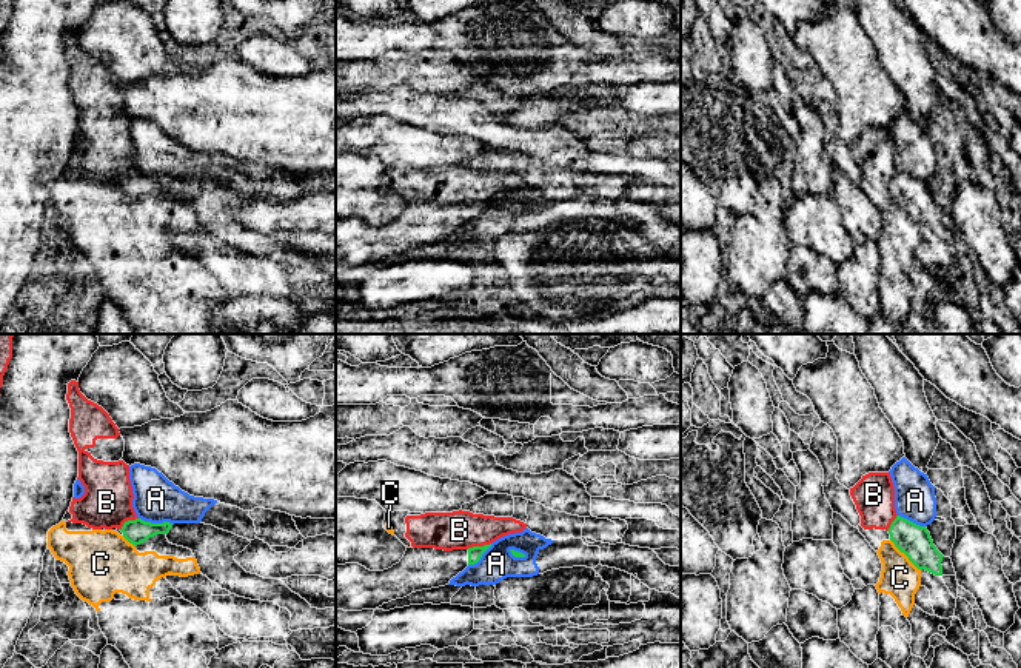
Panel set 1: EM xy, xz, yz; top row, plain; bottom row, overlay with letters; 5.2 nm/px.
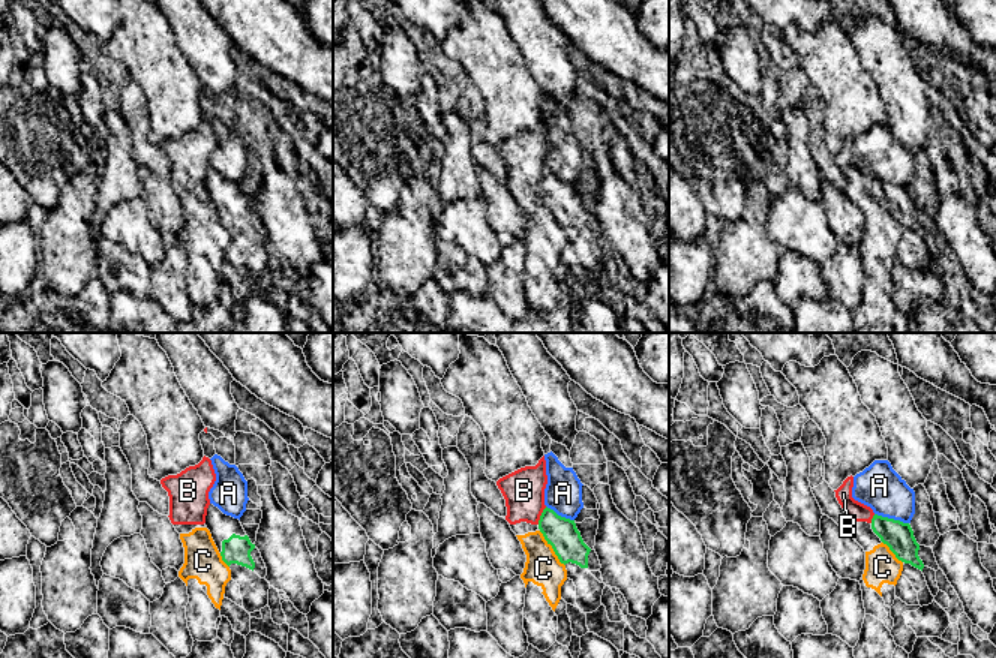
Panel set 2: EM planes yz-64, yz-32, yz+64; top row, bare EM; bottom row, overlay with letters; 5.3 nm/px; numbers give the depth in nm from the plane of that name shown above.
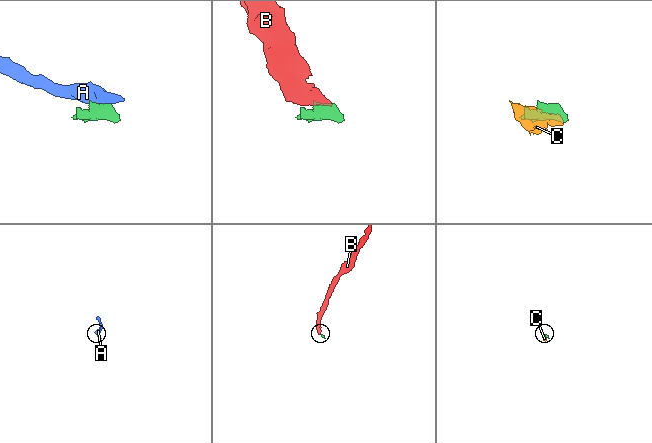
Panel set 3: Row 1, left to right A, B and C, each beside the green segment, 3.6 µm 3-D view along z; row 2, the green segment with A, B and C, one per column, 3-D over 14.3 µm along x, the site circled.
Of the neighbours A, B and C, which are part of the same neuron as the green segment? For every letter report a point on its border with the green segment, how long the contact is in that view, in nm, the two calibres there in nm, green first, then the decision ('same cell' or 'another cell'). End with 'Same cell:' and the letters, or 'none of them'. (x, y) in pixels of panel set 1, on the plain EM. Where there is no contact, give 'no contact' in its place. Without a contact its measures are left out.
A: contact xy (156, 179); length 190 nm; calibres 130 and 240 nm; another cell
B: contact xz (478, 202); length 130 nm; calibres 70 and 200 nm; another cell
C: contact yz (904, 208); length 220 nm; calibres 170 and 200 nm; another cell
Same cell: none of them

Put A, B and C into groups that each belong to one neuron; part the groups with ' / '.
A / B C

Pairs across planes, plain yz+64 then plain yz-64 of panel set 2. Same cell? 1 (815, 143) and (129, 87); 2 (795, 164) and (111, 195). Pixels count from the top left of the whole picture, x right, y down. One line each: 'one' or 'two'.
1: one
2: one

